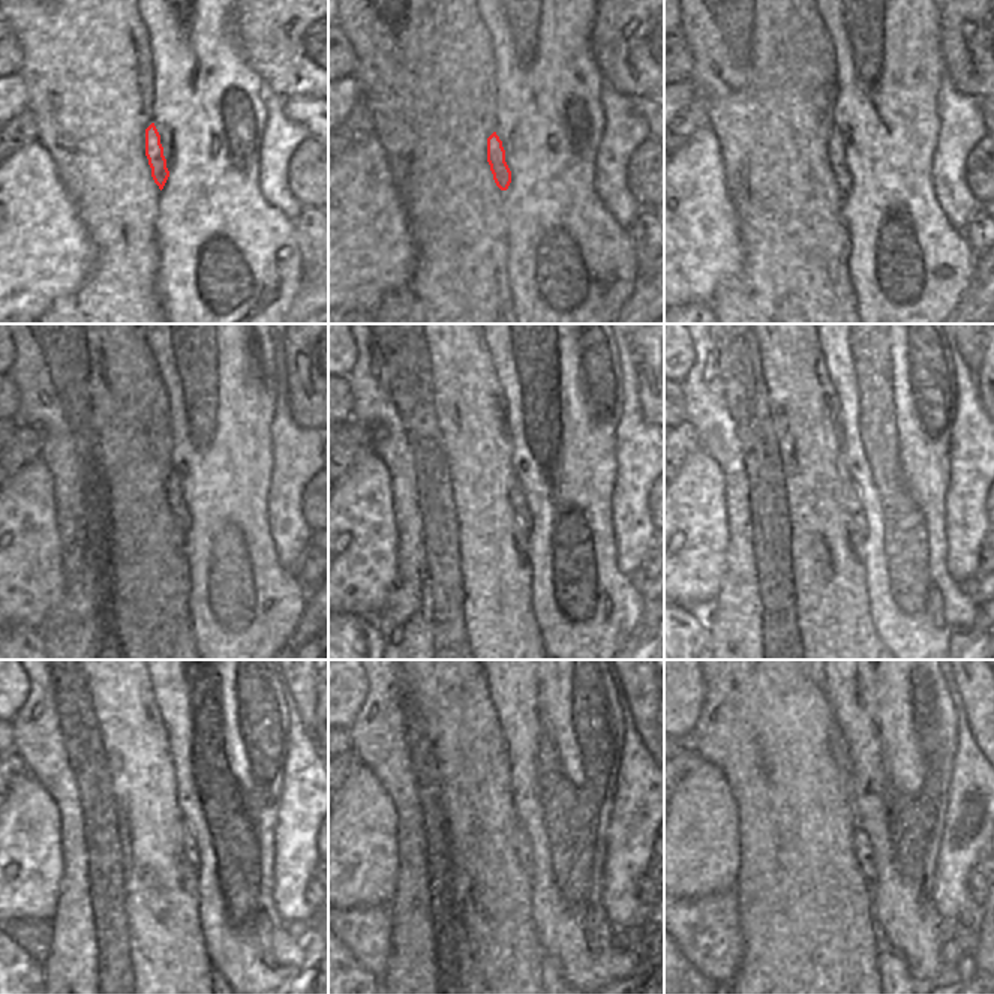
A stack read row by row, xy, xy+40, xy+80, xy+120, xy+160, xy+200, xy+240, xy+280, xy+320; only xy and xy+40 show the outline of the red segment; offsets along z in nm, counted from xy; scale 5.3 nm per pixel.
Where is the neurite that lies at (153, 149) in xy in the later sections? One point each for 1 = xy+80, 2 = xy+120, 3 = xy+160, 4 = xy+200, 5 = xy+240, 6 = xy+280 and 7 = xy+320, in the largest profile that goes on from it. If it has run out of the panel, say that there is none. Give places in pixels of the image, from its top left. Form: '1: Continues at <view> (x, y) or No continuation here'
1: Continues at xy+80 (835, 149)
2: Continues at xy+120 (177, 505)
3: Continues at xy+160 (517, 501)
4: Continues at xy+200 (853, 501)
5: Continues at xy+240 (188, 840)
6: Continues at xy+280 (522, 841)
7: Continues at xy+320 (864, 850)

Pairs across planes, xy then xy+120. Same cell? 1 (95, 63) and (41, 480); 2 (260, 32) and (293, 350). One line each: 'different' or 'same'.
1: different
2: same

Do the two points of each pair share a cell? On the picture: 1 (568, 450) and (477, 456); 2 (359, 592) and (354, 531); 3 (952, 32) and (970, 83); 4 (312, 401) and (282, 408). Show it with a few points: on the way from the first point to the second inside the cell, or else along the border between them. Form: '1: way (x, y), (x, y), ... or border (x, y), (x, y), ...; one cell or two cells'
1: border (505, 419), (510, 435), (510, 467), (517, 483); two cells
2: way (356, 577), (354, 546); one cell
3: way (964, 44), (967, 71); one cell
4: border (281, 378), (290, 416), (312, 431); two cells

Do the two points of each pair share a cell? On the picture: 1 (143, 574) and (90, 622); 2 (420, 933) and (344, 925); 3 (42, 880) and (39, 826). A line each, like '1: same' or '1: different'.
1: same
2: different
3: same

